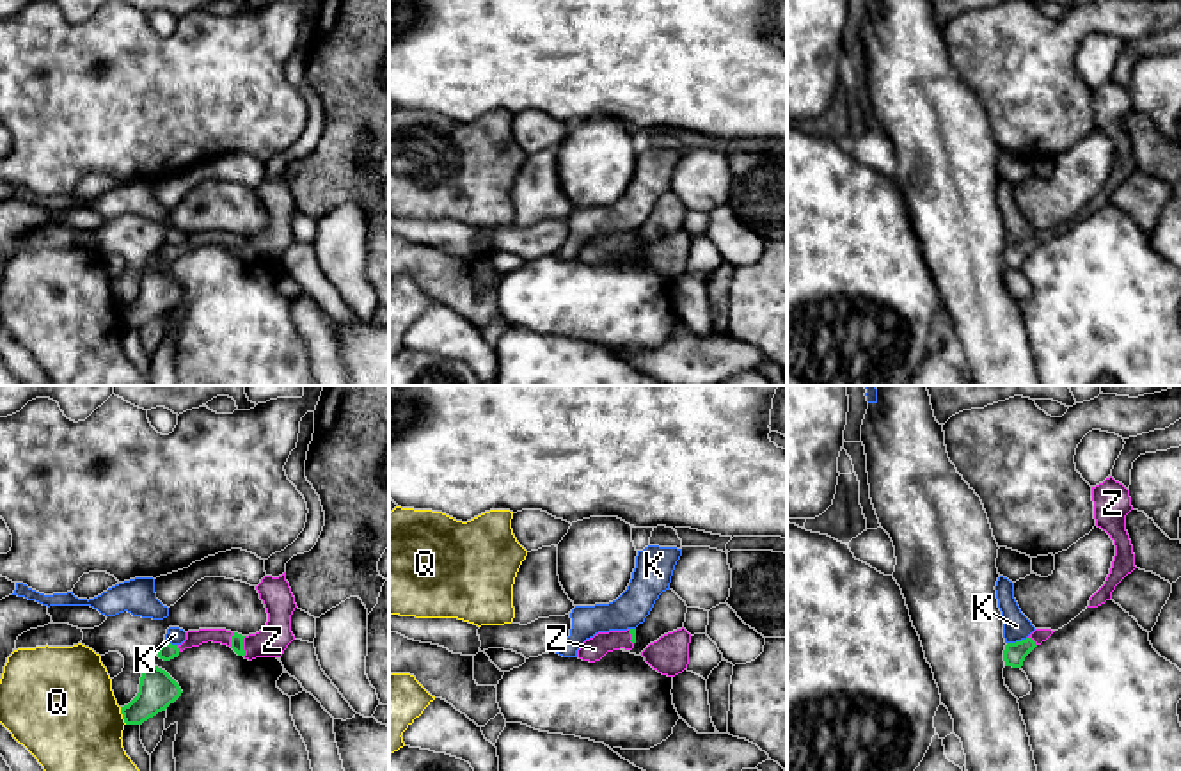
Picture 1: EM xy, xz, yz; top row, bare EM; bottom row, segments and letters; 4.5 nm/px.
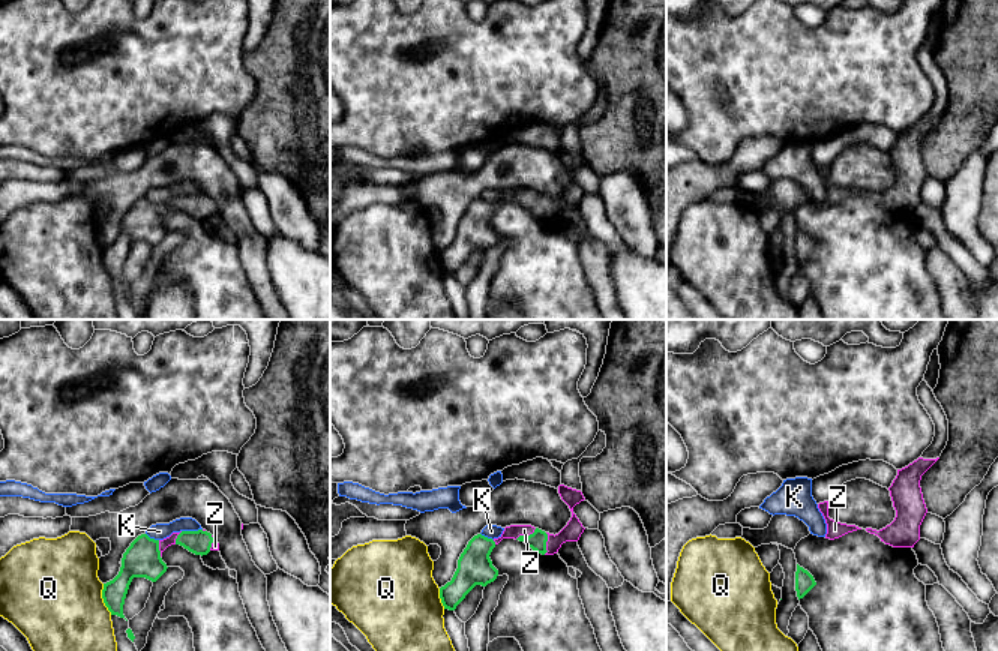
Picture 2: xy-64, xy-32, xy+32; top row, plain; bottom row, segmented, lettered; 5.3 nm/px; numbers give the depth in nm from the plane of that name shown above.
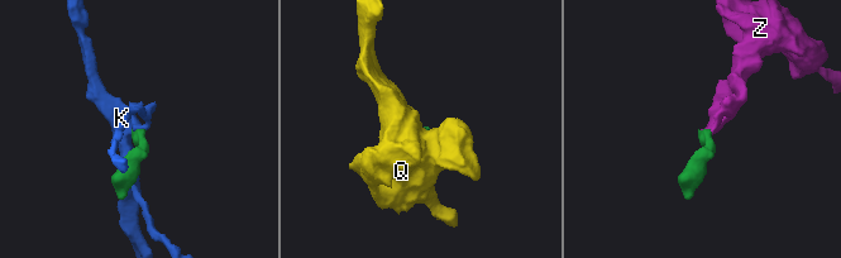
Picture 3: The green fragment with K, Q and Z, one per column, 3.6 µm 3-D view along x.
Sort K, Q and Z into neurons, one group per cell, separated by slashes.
K / Q / Z

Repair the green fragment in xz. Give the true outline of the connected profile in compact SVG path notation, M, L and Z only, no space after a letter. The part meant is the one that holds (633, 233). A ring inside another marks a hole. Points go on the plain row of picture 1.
M636 231L598 234L586 242L577 252L577 259L583 263L600 263L607 254L613 252L632 252L636 245Z

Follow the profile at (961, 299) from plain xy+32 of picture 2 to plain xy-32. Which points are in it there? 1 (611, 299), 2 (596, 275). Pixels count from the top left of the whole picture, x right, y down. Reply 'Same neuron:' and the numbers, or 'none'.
Same neuron: 1, 2

